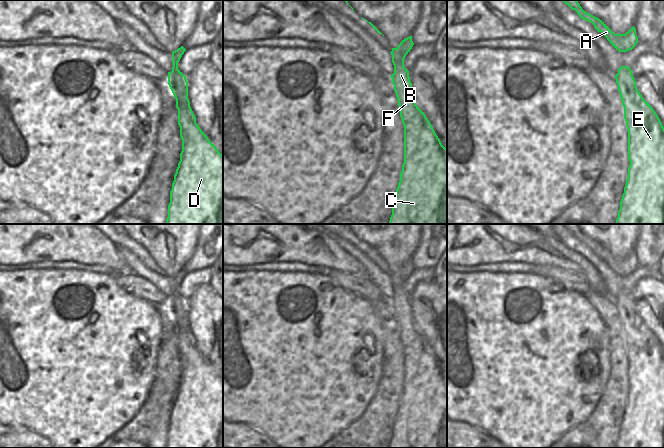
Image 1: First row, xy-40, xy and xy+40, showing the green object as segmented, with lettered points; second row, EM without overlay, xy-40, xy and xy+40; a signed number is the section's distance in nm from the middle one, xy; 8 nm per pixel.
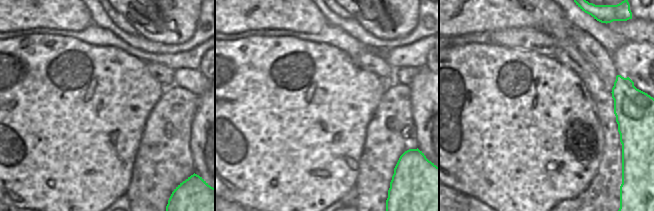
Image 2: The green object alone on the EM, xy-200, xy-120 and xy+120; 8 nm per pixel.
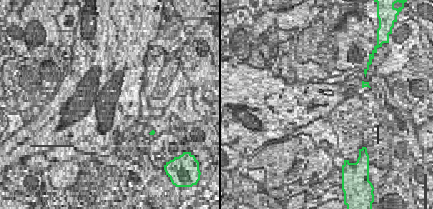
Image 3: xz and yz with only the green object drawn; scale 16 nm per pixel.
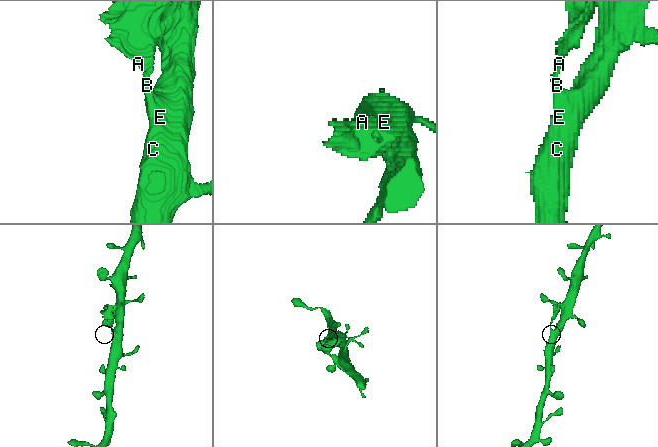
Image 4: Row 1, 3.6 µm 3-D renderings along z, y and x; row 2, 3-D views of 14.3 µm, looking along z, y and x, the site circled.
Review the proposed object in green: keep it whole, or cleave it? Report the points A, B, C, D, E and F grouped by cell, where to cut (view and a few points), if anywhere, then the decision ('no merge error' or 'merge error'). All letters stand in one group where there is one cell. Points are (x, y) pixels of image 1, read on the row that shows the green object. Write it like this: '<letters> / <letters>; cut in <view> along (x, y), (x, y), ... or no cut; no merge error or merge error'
A / B C D E F; cut in xy along (392, 59), (398, 59), (403, 62); merge error

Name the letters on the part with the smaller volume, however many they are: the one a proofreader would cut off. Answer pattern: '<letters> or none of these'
A

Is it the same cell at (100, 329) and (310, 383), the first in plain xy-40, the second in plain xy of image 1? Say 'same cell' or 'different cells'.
same cell

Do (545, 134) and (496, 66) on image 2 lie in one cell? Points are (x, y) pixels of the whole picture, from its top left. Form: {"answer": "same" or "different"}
{"answer": "same"}

